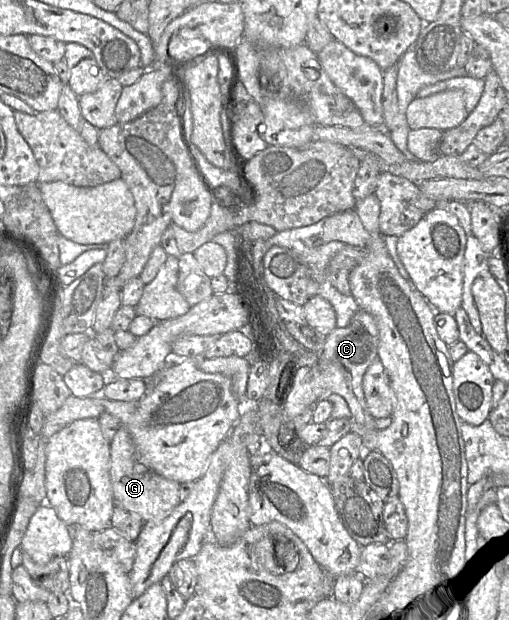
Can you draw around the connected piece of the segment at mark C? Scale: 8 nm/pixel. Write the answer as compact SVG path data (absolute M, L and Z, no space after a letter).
M362 309L355 313L348 326L335 328L326 336L317 363L297 370L284 404L286 415L295 418L319 401L328 399L332 394L338 394L348 403L354 422L367 430L376 430L376 419L369 413L365 401L363 376L378 358L378 340L379 332L374 318Z

